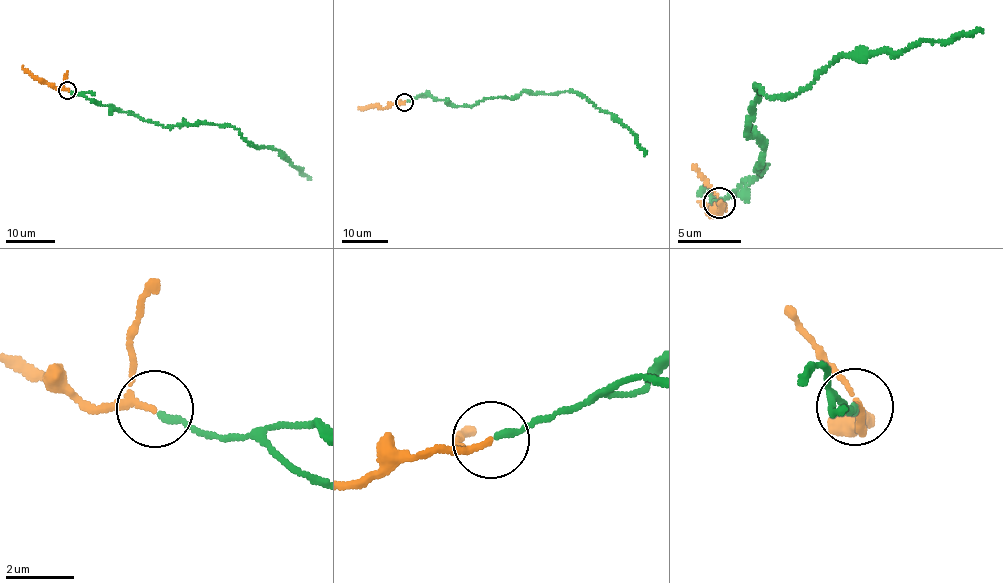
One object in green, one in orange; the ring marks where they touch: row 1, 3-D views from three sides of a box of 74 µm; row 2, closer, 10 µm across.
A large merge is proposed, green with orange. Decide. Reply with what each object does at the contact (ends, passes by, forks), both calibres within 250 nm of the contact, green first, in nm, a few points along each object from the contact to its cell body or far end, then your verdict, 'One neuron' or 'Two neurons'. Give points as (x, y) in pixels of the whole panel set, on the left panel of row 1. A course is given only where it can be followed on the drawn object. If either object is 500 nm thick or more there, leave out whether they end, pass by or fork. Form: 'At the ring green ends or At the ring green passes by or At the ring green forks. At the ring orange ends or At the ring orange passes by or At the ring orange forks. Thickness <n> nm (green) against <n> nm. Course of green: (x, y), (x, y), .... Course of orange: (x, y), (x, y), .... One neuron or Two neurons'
At the ring green ends. At the ring orange passes by. Thickness 200 nm (green) against 130 nm. Course of green: (68, 91), (164, 127), (202, 123), (237, 129), (243, 138), (253, 145), (275, 148), (308, 178). Course of orange: (68, 90), (42, 82), (22, 65). One neuron

